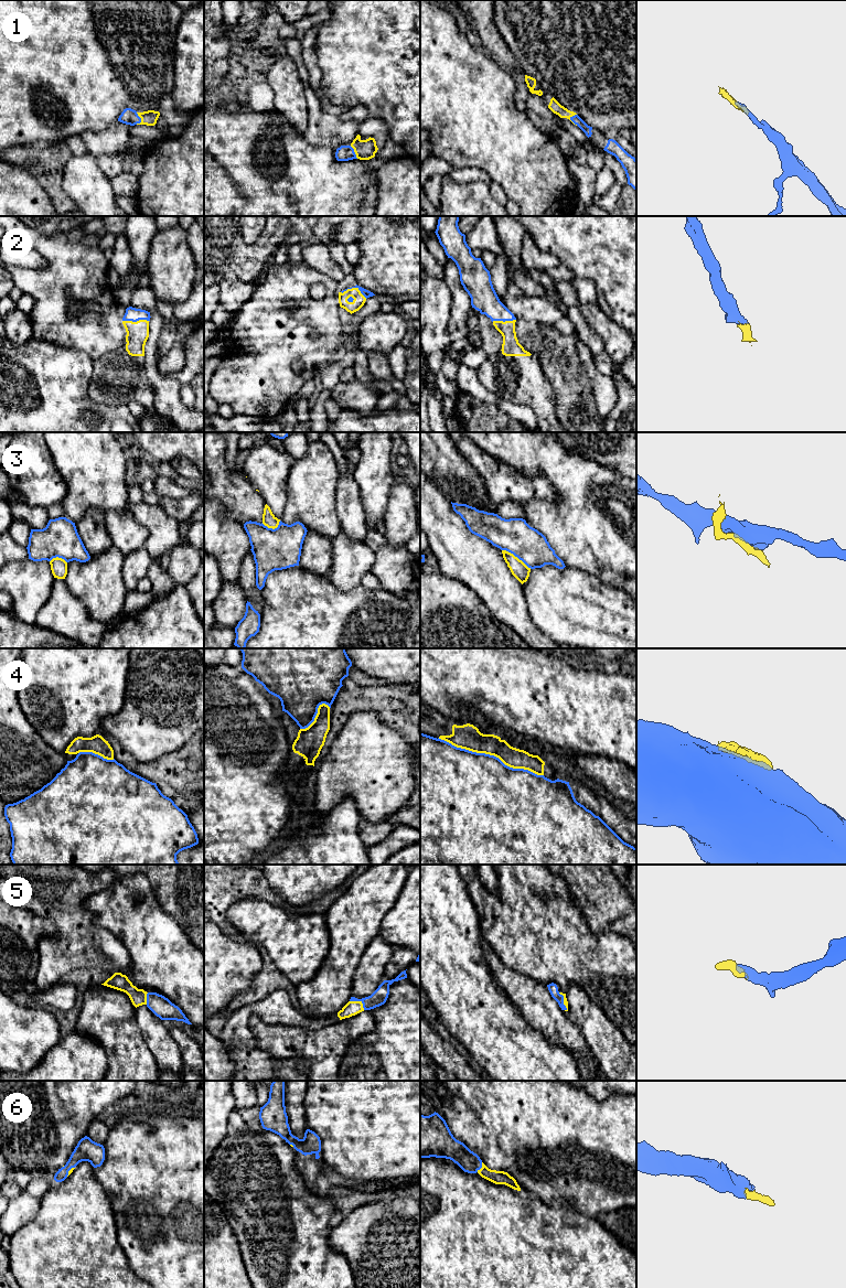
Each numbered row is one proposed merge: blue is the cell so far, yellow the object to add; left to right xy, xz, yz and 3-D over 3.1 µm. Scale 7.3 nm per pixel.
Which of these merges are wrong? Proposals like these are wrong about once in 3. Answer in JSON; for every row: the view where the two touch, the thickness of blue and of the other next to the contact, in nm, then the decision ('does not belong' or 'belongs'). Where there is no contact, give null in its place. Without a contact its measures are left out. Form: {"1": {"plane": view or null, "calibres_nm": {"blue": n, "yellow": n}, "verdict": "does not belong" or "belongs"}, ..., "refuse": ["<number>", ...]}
{"1": {"plane": "yz", "calibres_nm": {"blue": 70, "yellow": 80}, "verdict": "belongs"}, "2": {"plane": "xz", "calibres_nm": {"blue": 60, "yellow": 90}, "verdict": "belongs"}, "3": {"plane": "yz", "calibres_nm": {"blue": 260, "yellow": 120}, "verdict": "does not belong"}, "4": {"plane": "yz", "calibres_nm": {"blue": 500, "yellow": 180}, "verdict": "does not belong"}, "5": {"plane": "xz", "calibres_nm": {"blue": 110, "yellow": 110}, "verdict": "belongs"}, "6": {"plane": "yz", "calibres_nm": {"blue": 150, "yellow": 100}, "verdict": "belongs"}, "refuse": ["3", "4"]}

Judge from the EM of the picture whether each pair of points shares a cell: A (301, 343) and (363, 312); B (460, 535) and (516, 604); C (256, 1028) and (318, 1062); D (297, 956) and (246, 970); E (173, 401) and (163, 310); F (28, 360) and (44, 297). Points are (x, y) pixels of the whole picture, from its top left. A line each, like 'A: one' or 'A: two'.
A: two
B: one
C: one
D: two
E: two
F: two

